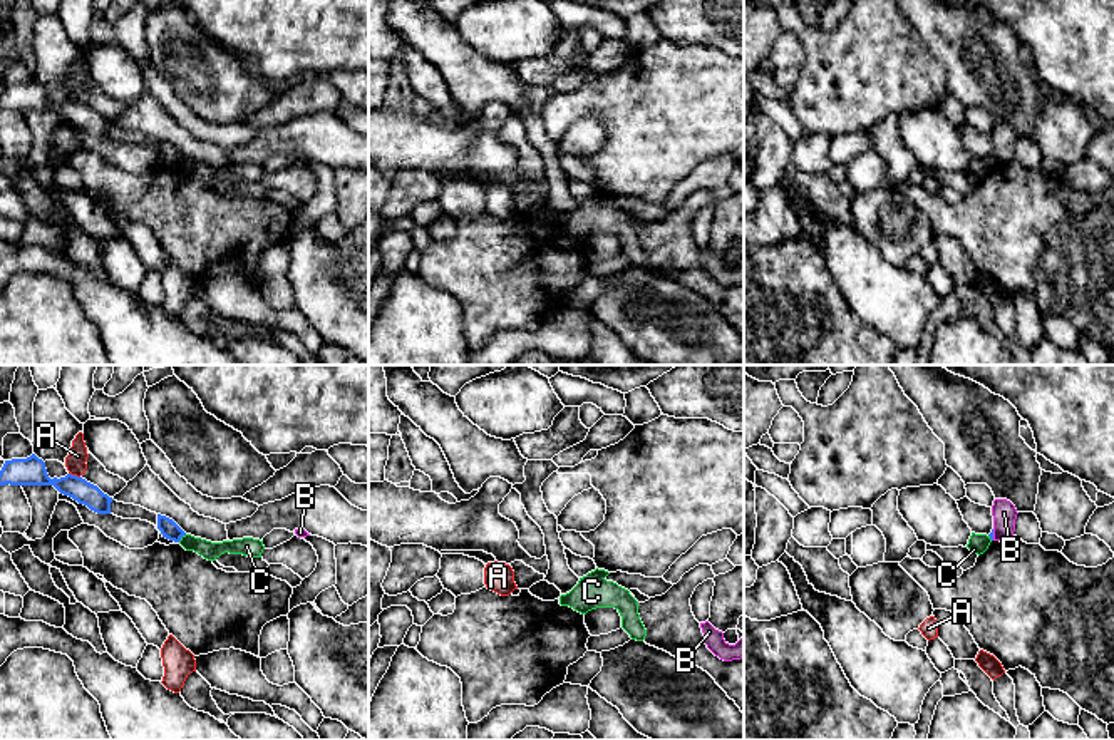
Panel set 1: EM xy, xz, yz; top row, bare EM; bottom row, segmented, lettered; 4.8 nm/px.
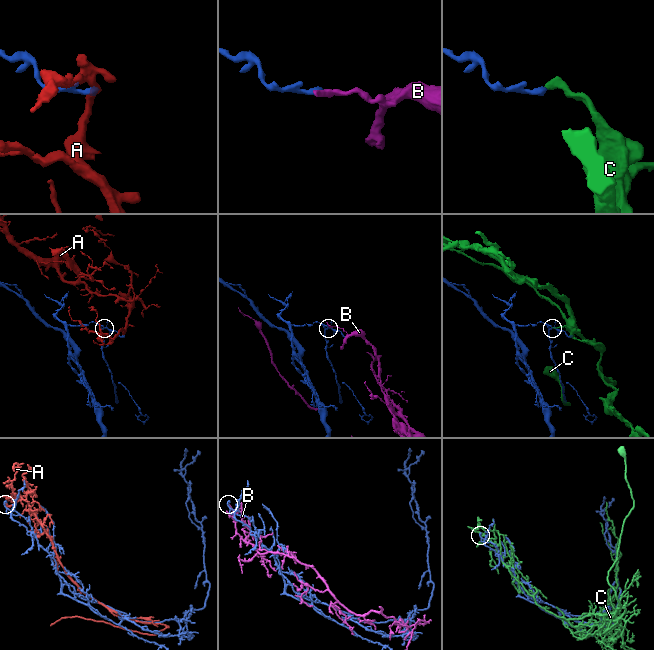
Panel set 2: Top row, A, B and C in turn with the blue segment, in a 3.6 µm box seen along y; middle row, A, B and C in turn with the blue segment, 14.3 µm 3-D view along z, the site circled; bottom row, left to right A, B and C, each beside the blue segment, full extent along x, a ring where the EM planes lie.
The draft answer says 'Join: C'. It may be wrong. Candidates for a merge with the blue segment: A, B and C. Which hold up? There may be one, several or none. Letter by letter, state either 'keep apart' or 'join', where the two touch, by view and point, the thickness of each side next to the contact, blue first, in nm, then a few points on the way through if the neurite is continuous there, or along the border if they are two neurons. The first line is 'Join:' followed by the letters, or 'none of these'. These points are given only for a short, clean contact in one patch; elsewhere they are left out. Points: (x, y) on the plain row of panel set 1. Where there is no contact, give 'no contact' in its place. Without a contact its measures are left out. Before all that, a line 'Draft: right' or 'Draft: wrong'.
Draft: wrong
Join: none of these
A: keep apart; contact xy (74, 101); calibres 140 and 100 nm; border xy (69, 97), (79, 102)
B: keep apart; contact yz (992, 159); calibres 20 and 120 nm; border yz (992, 154), (994, 164)
C: keep apart; contact xy (181, 161); calibres 90 and 90 nm; border xy (186, 159), (178, 166)

